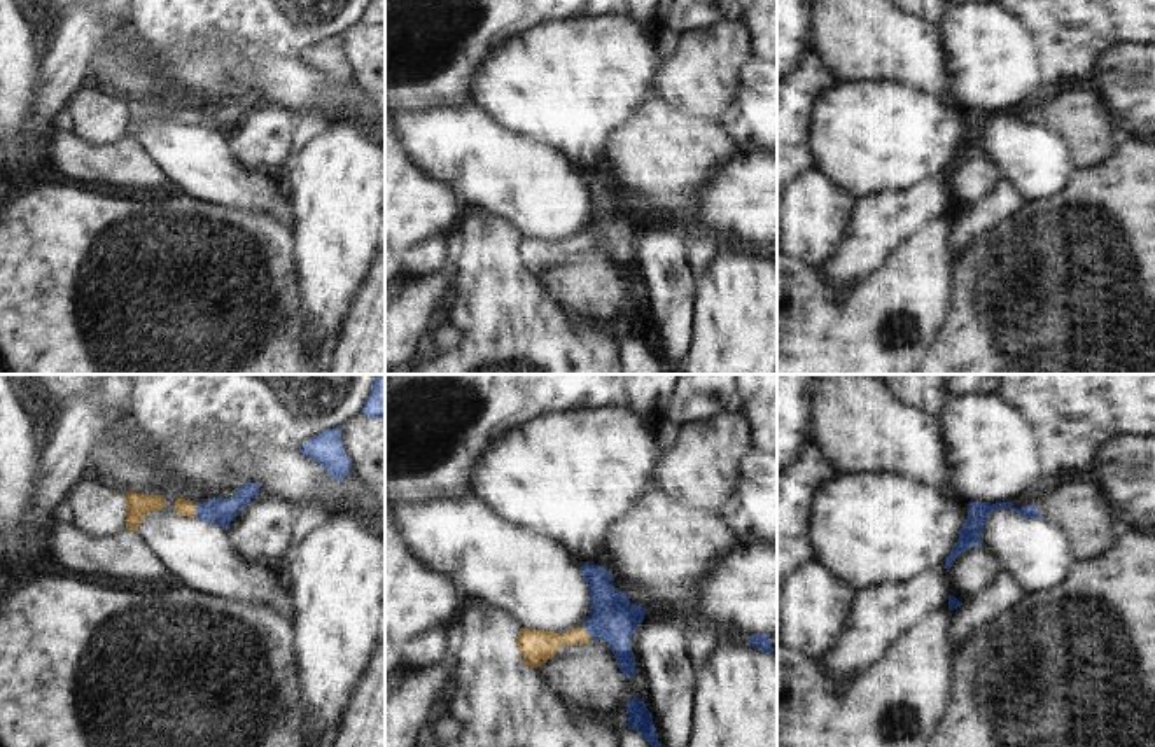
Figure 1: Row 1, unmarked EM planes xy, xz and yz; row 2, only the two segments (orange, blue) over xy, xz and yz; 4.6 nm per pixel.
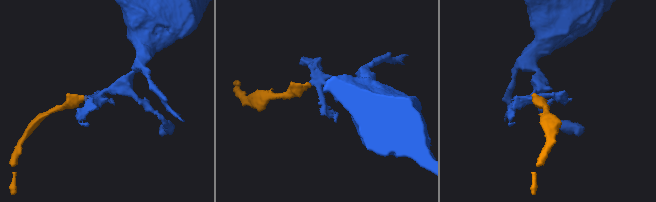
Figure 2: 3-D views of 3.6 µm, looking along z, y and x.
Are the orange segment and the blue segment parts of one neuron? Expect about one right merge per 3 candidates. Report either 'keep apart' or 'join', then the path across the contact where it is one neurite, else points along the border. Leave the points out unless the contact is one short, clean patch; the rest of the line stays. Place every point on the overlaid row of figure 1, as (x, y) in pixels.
join; way xz (536, 646), (588, 634), (613, 618)

